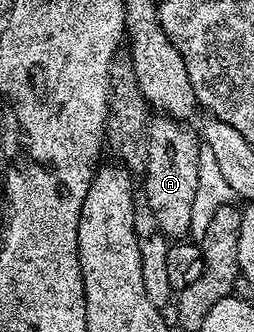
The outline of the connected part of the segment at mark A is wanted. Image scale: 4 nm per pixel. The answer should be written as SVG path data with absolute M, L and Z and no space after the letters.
M165 114L151 115L146 134L146 204L158 223L157 231L167 238L182 238L190 231L192 222L192 202L196 198L196 178L200 166L199 137L189 132L187 125L180 120L173 120Z

